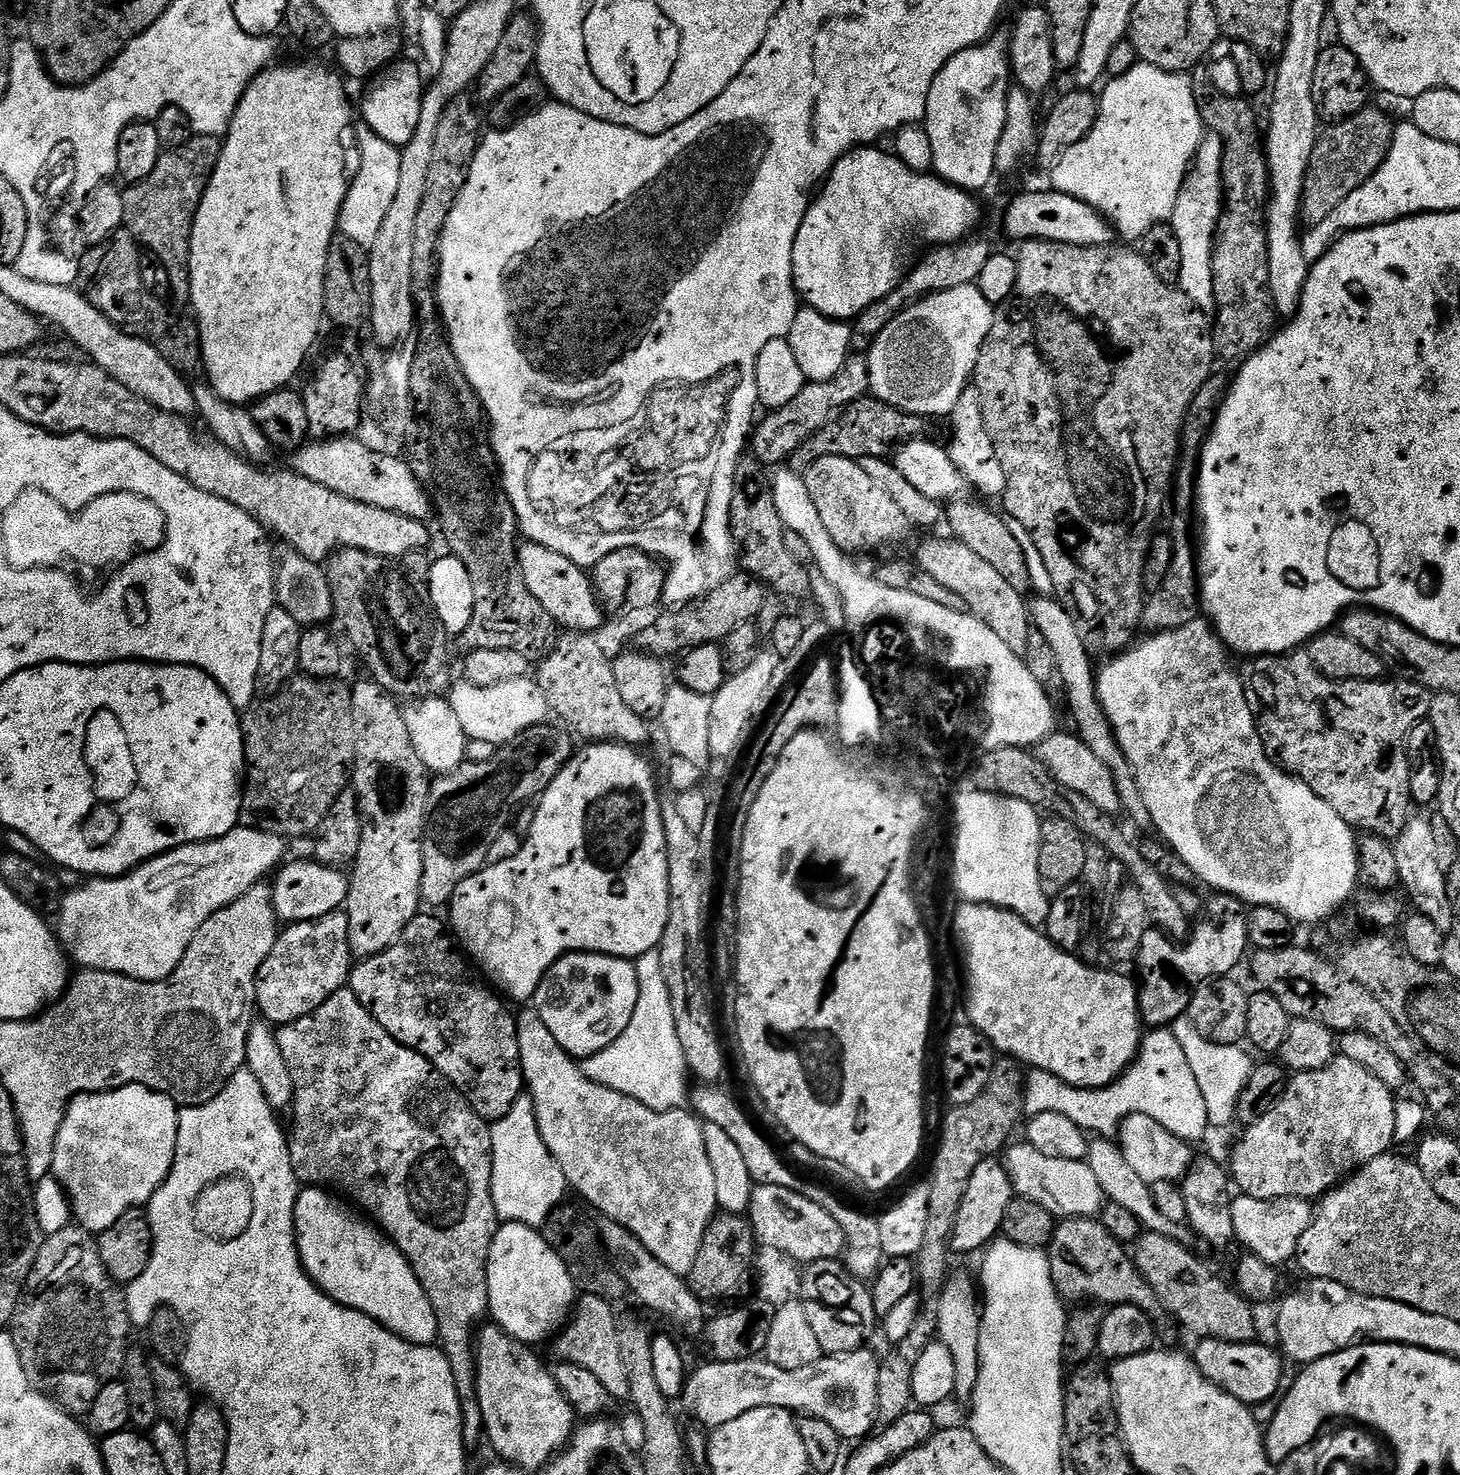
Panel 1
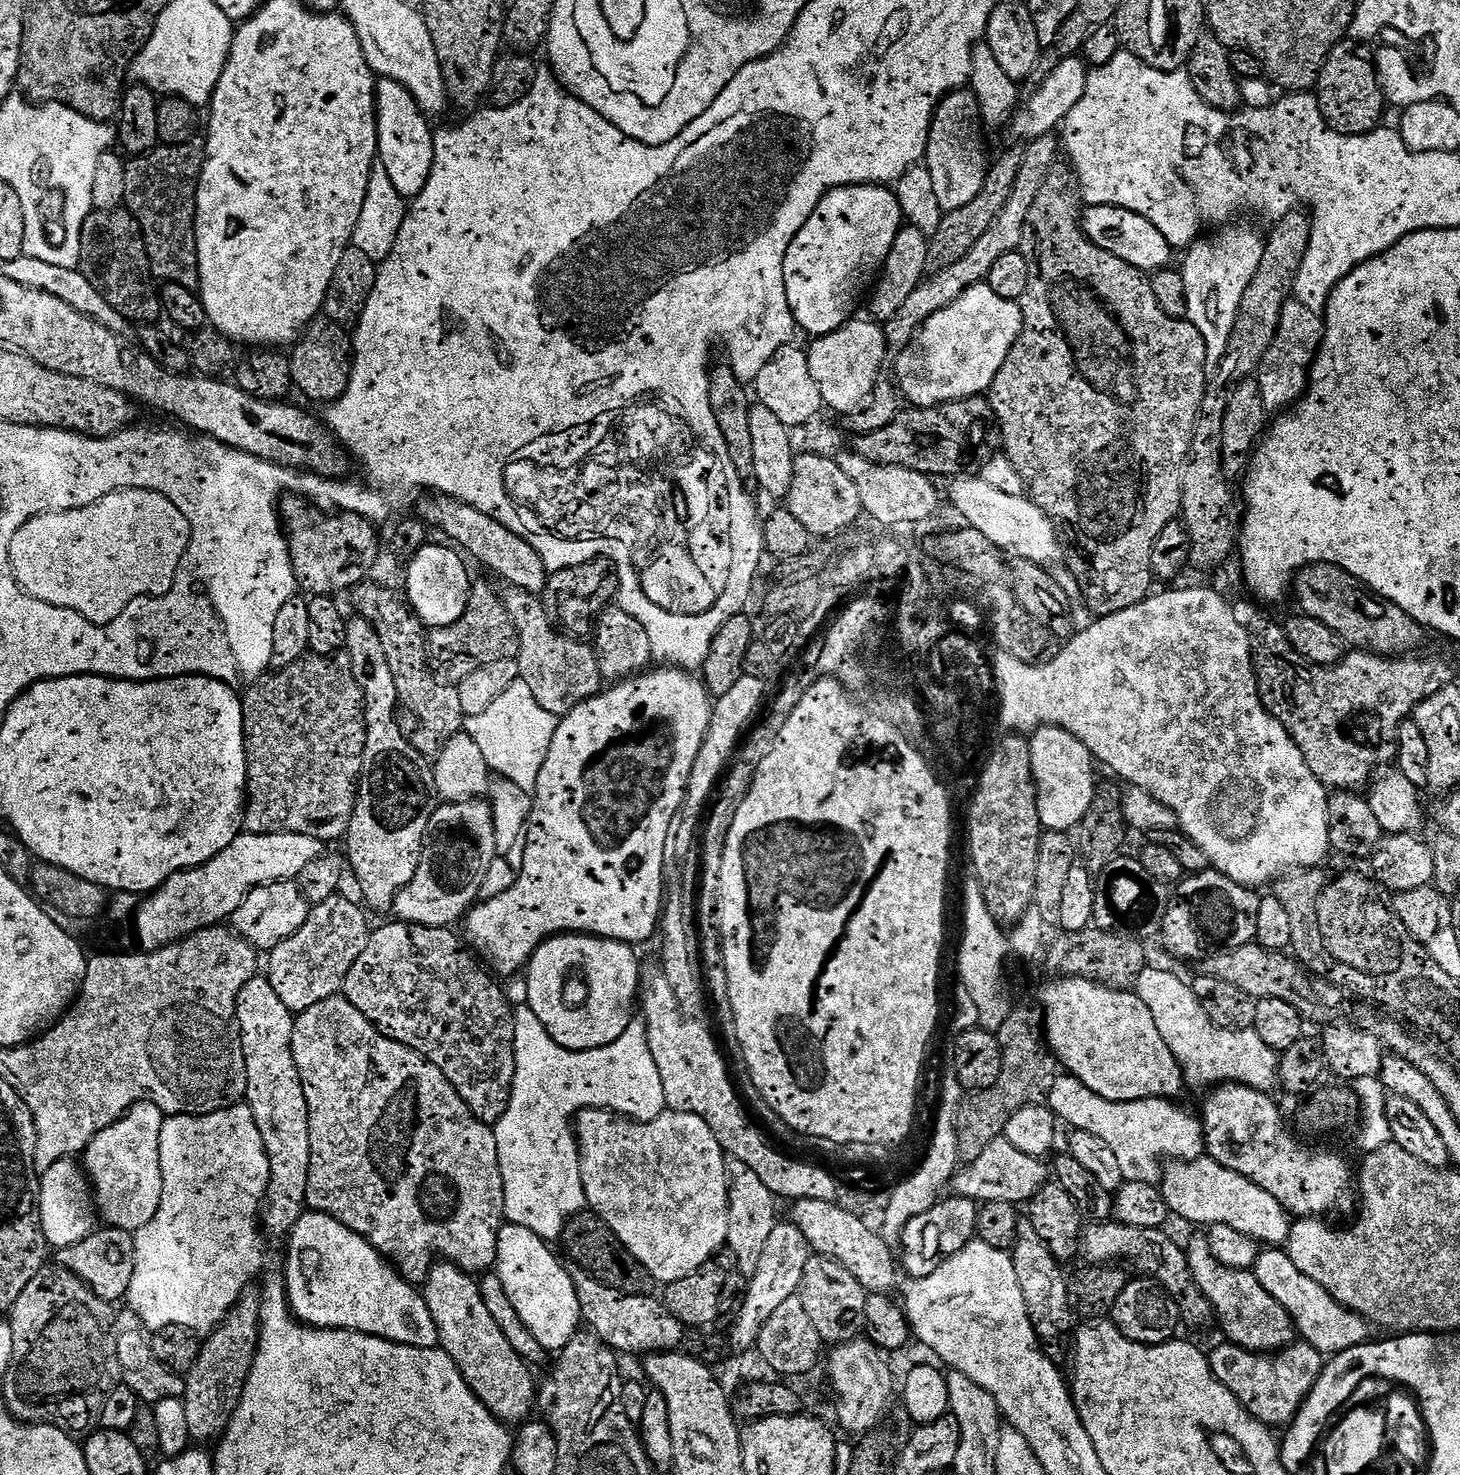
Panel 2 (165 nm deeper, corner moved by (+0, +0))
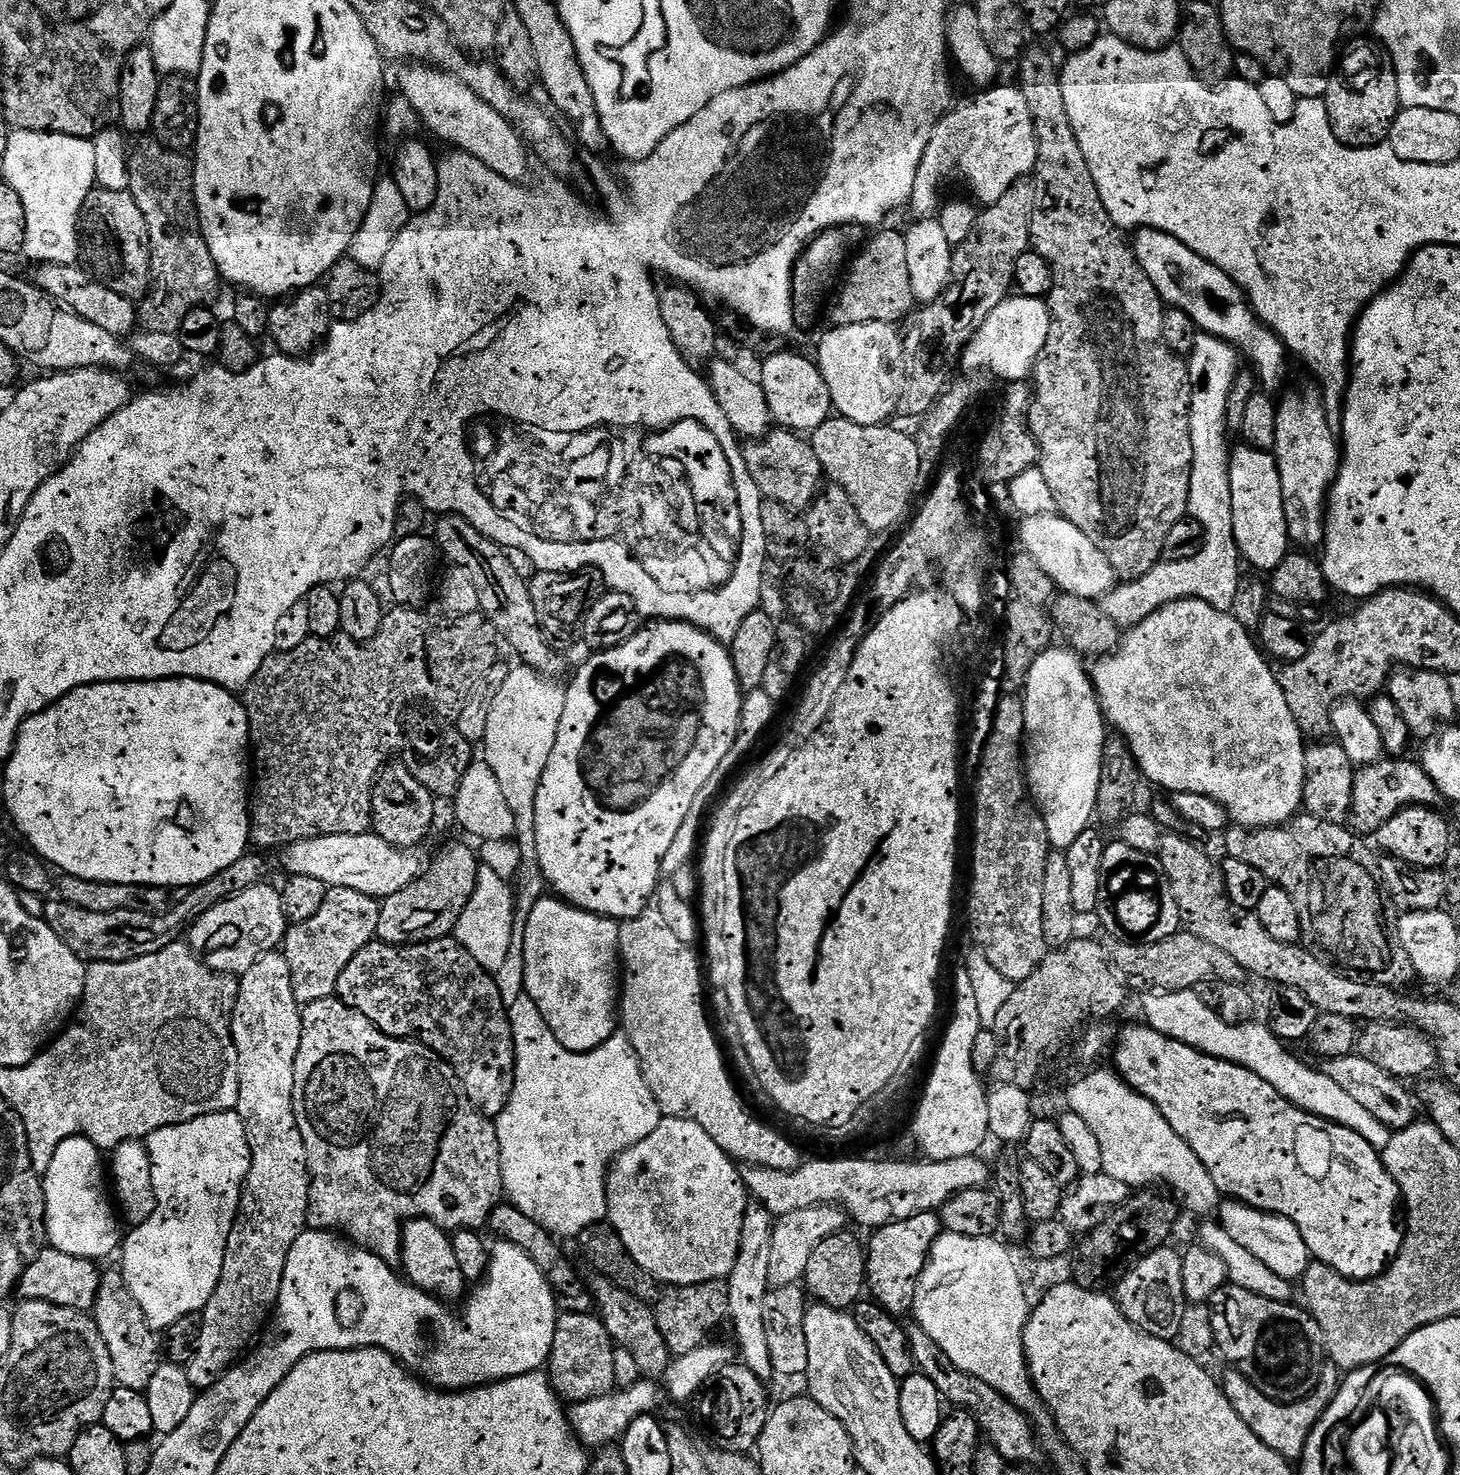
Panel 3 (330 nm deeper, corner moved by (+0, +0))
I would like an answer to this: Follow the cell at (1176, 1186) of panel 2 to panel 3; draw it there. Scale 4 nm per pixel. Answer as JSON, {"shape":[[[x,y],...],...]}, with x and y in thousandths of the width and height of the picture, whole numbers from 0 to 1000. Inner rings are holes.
{"shape":[[[843,812],[836,816],[834,827],[838,830],[840,837],[845,839],[845,842],[853,845],[853,847],[856,847],[856,850],[859,850],[862,856],[867,856],[867,858],[870,858],[873,864],[886,869],[892,866],[897,856],[897,849],[886,827],[882,827],[879,824],[874,824],[871,822],[857,819],[855,816],[851,816]]]}

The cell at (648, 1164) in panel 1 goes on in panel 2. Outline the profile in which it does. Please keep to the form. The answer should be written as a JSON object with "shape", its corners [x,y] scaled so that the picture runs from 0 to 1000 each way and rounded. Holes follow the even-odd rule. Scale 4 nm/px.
{"shape":[[[400,751],[394,757],[393,764],[395,774],[397,778],[397,795],[402,818],[408,824],[412,826],[418,831],[418,834],[421,834],[421,837],[425,840],[426,845],[429,845],[429,847],[432,847],[432,850],[434,850],[436,855],[440,858],[442,858],[442,861],[445,861],[445,864],[448,864],[448,866],[453,871],[457,872],[475,864],[475,861],[478,861],[498,844],[499,835],[500,834],[500,820],[499,820],[497,782],[494,778],[492,772],[489,772],[489,766],[486,766],[486,763],[484,763],[484,761],[481,761],[481,758],[478,758],[475,754],[455,753],[452,757],[448,758],[447,760],[436,760],[428,759],[427,757],[422,756],[421,754],[415,752]]]}

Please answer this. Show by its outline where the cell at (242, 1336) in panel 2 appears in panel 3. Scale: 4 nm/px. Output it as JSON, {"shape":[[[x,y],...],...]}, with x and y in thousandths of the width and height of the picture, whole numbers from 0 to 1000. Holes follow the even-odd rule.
{"shape":[[[194,645],[179,647],[164,662],[164,673],[159,688],[159,703],[163,712],[163,744],[161,753],[164,755],[168,763],[168,772],[171,774],[173,787],[171,796],[168,796],[167,805],[164,808],[164,820],[158,834],[158,842],[155,845],[155,856],[152,856],[152,866],[144,877],[140,889],[136,890],[137,904],[128,923],[129,934],[132,940],[139,942],[151,936],[173,913],[175,902],[184,897],[189,881],[193,875],[193,864],[199,853],[201,842],[211,833],[211,810],[212,796],[210,788],[210,774],[204,766],[200,745],[201,744],[201,720],[204,709],[207,706],[207,681],[201,677],[199,671],[199,654]]]}

